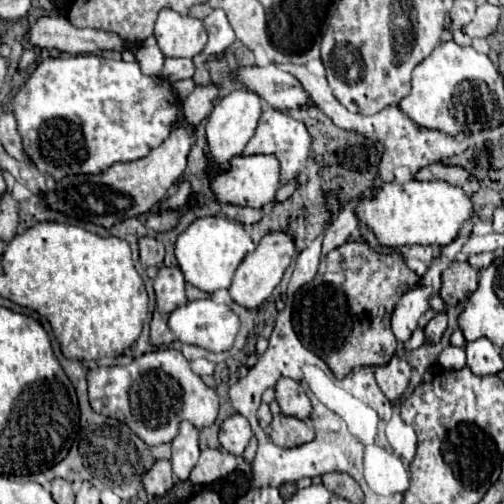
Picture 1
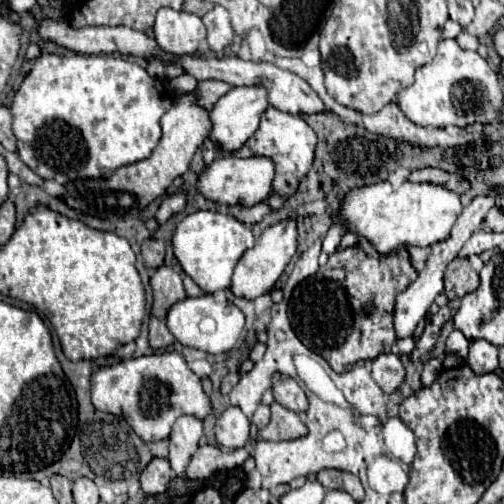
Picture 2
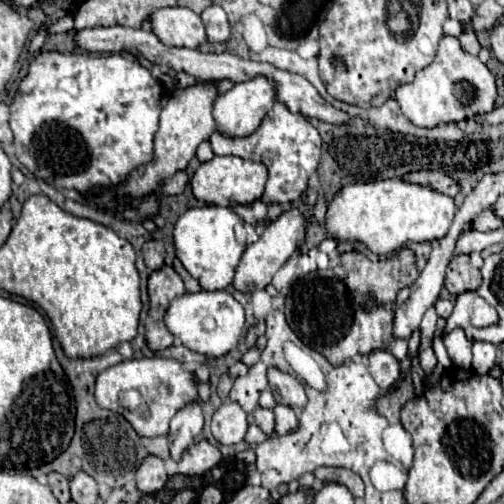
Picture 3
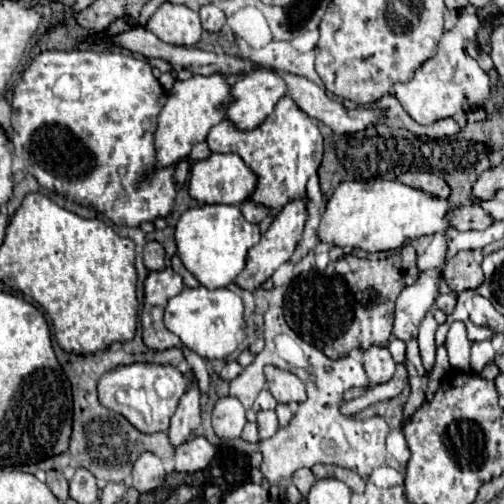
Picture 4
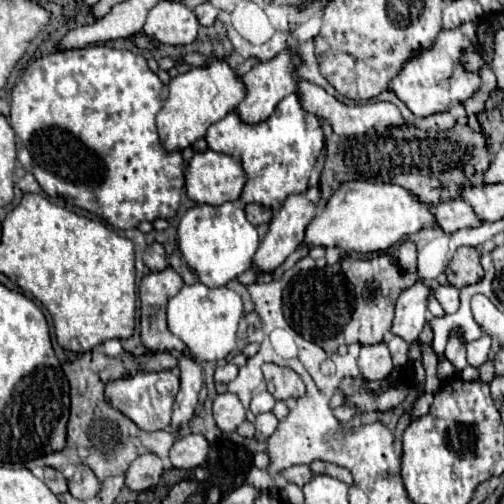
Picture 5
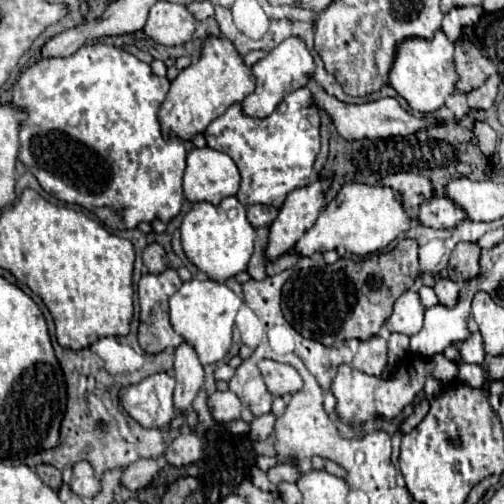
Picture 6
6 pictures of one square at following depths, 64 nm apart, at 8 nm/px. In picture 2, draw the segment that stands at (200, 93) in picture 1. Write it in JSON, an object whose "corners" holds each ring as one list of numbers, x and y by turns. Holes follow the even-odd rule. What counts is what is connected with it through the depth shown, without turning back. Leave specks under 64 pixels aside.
{"corners":[[204,80,198,84,196,88,196,96,198,96,198,104,206,110,210,110,214,106,214,102,224,96,232,86,228,82,220,82,220,80]]}

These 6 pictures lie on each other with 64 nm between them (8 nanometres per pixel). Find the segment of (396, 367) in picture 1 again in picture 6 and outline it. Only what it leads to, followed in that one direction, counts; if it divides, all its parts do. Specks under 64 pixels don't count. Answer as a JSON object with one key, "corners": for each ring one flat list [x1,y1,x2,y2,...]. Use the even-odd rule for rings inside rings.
{"corners":[[378,334,368,340,362,340,352,360,352,366,366,374,380,376,388,366,388,342]]}

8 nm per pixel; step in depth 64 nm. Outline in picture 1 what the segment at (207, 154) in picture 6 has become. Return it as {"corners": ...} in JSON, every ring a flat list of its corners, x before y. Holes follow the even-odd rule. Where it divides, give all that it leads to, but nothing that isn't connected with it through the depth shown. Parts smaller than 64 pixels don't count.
{"corners":[[236,156,230,160,228,170,216,170,210,178,210,188,218,202,262,208,274,202,276,190,280,186,280,164,276,156]]}

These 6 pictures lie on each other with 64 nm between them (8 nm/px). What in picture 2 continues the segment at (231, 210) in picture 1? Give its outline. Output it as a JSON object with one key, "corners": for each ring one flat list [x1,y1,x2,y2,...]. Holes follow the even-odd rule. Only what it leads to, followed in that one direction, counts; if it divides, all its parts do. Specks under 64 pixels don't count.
{"corners":[[260,202,260,204,254,204,254,206,228,206,226,208,234,218,238,218,240,222,244,224,256,224,264,218,264,214,268,212,268,204,266,202]]}

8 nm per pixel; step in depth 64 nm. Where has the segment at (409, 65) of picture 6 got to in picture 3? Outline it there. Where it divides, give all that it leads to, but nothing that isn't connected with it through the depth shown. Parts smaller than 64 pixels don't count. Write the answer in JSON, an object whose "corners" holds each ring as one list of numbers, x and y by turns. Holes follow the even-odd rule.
{"corners":[[444,36,434,62,416,72,412,84,396,88,394,98,400,102,400,108,410,122,416,126,434,128,438,124,472,118,474,114,492,112,496,100,496,82,490,70,476,56,470,56,460,48,458,38]]}

